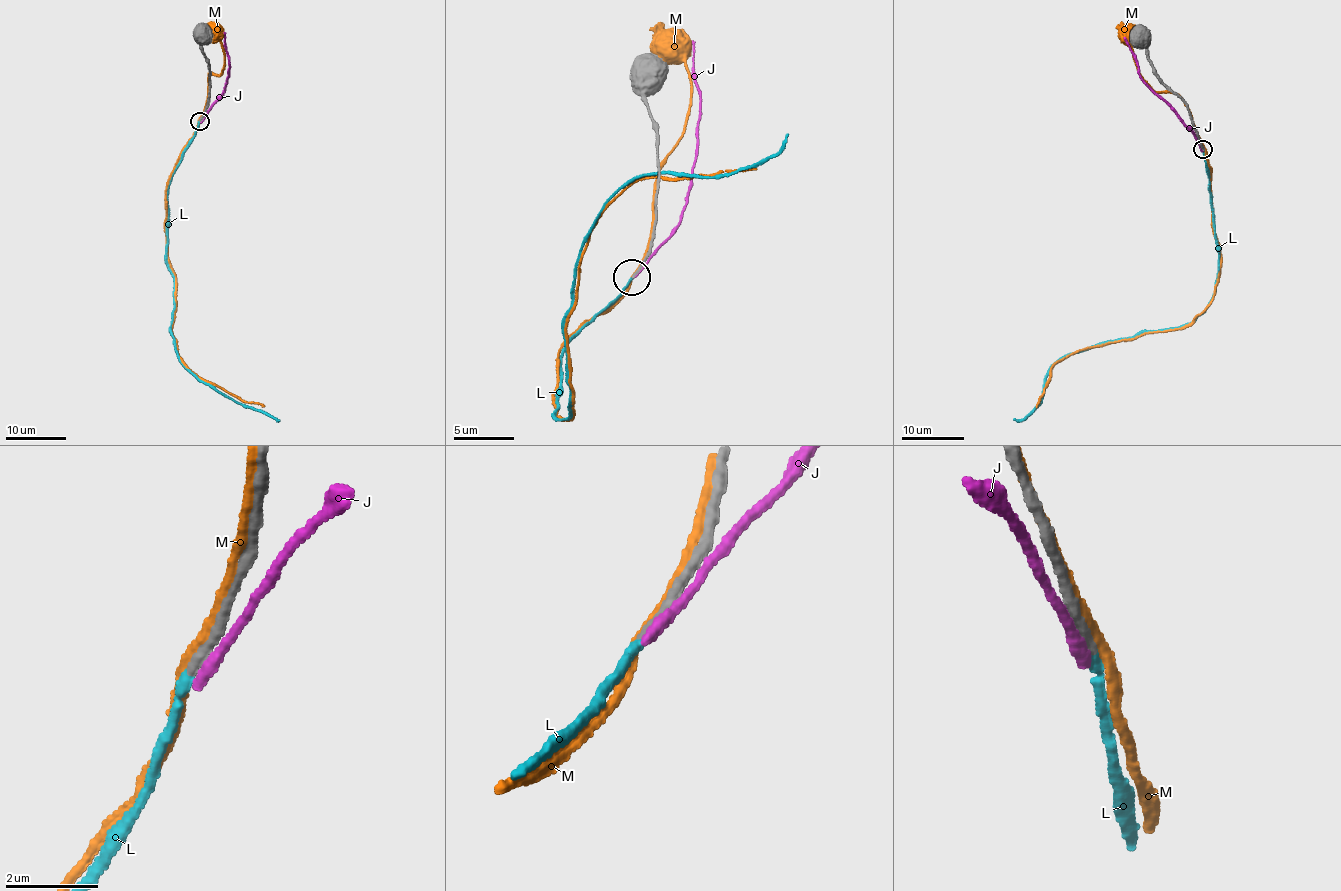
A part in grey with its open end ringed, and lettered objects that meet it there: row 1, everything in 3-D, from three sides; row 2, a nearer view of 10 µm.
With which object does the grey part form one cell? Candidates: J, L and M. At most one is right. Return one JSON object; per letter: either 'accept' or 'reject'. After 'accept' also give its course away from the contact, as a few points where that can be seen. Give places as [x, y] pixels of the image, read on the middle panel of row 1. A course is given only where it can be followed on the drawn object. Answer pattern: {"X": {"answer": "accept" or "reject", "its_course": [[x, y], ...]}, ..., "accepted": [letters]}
{"J": {"answer": "reject"}, "L": {"answer": "accept", "its_course": [[632, 277], [567, 341], [553, 419], [570, 418], [565, 312], [607, 199], [640, 177], [757, 167], [788, 132]]}, "M": {"answer": "reject"}, "accepted": ["L"]}

